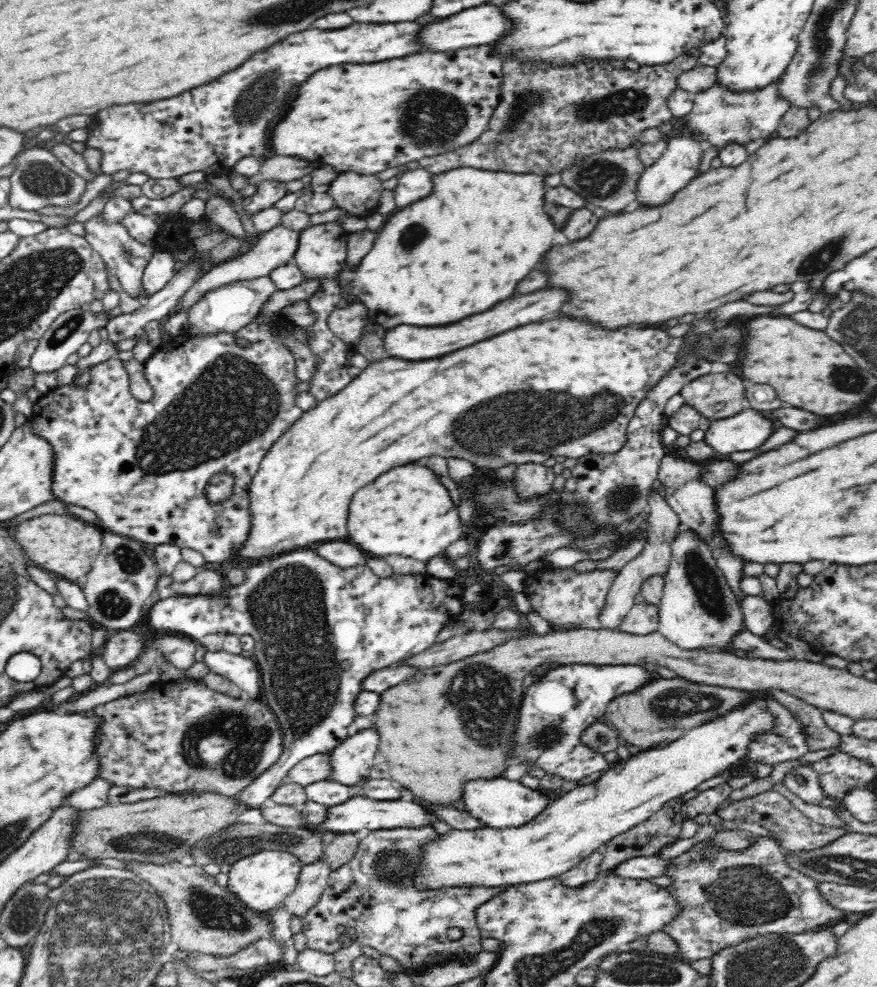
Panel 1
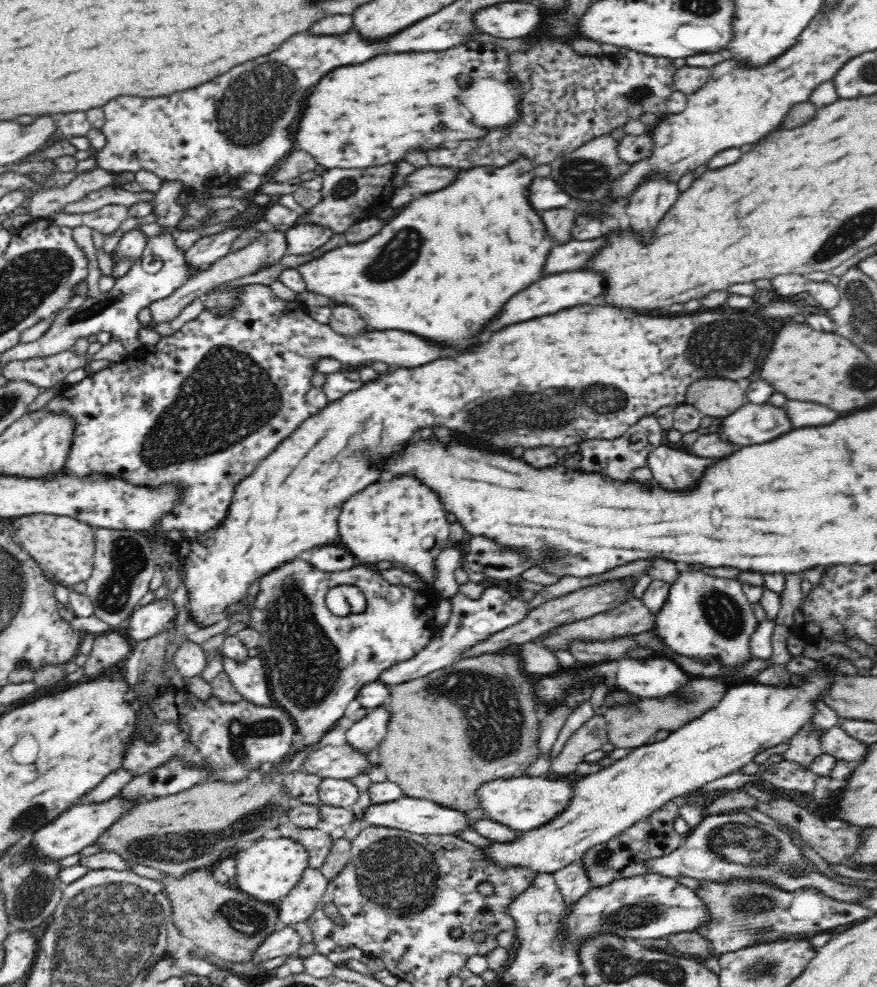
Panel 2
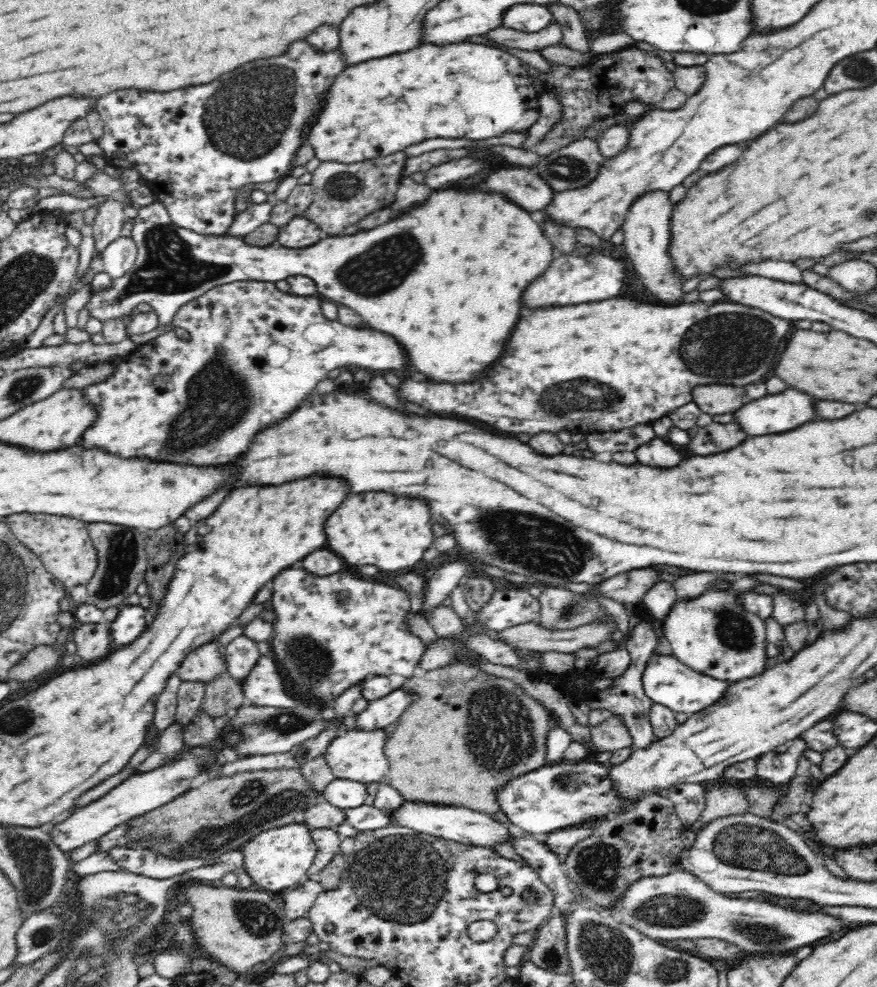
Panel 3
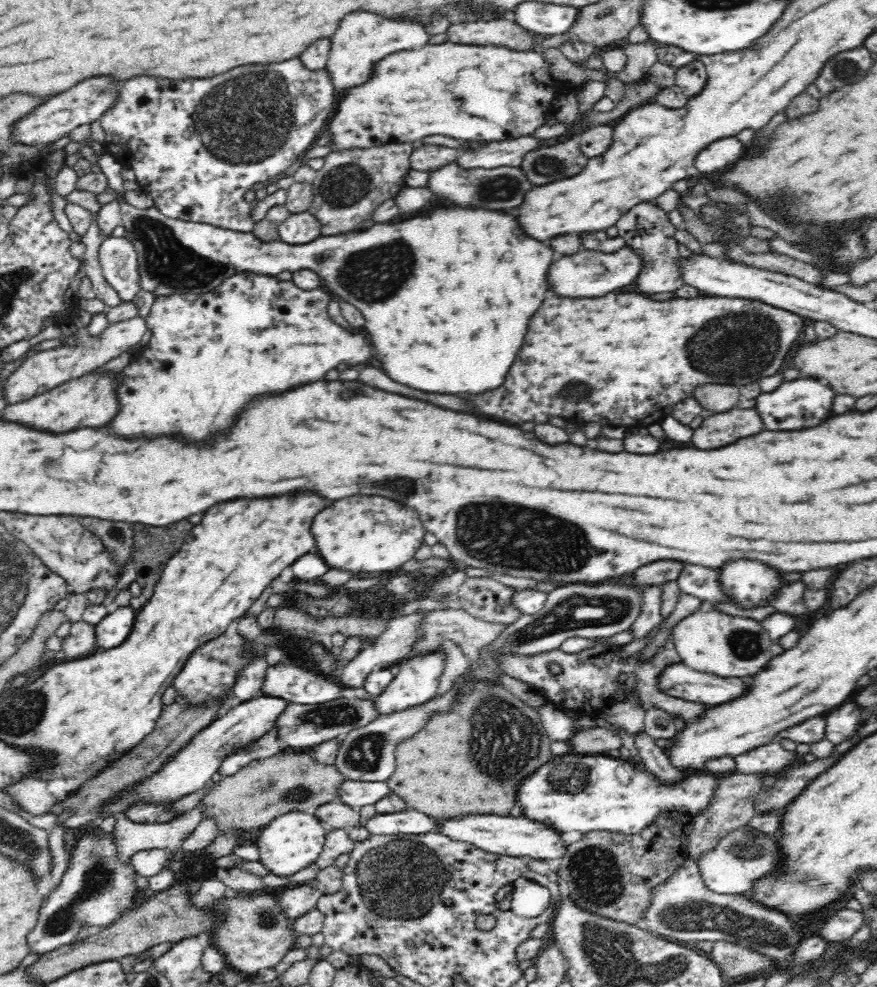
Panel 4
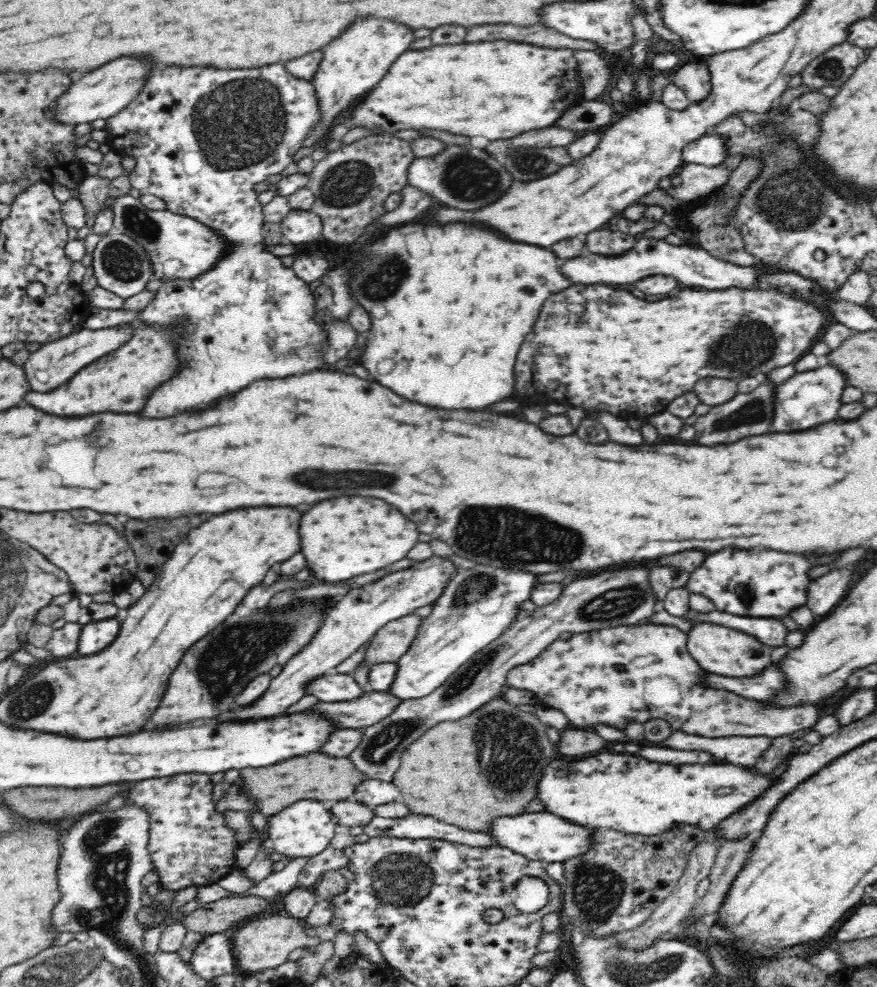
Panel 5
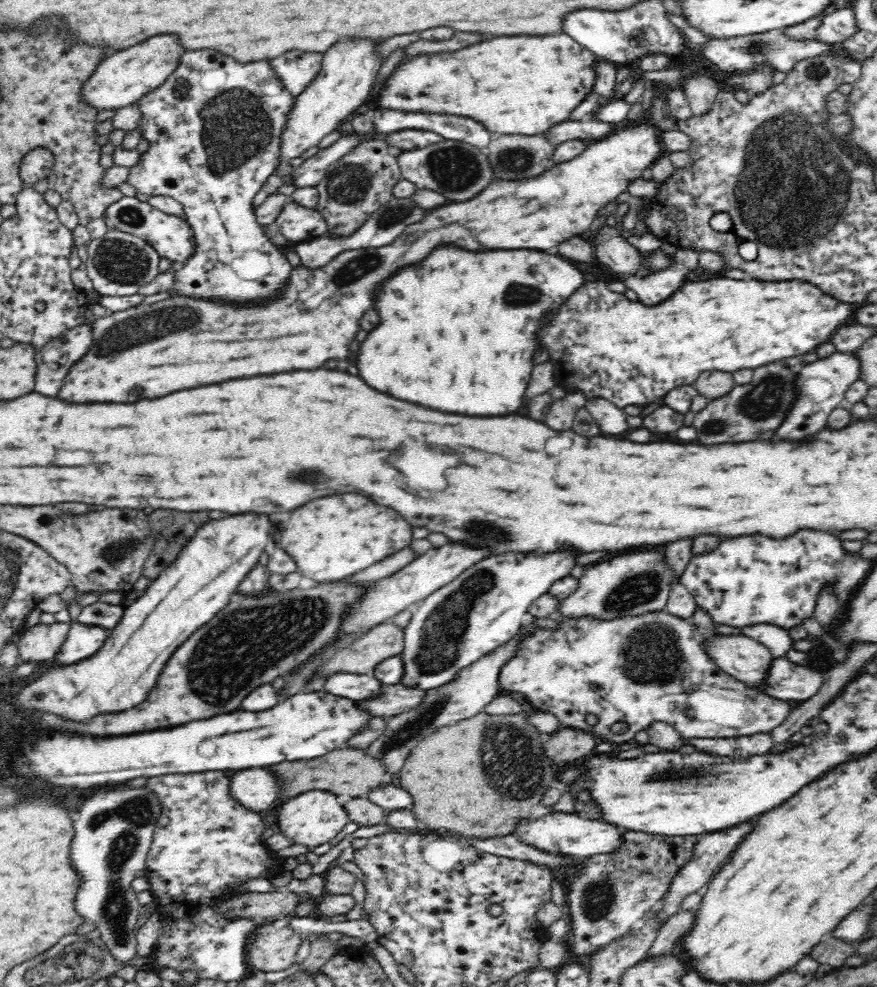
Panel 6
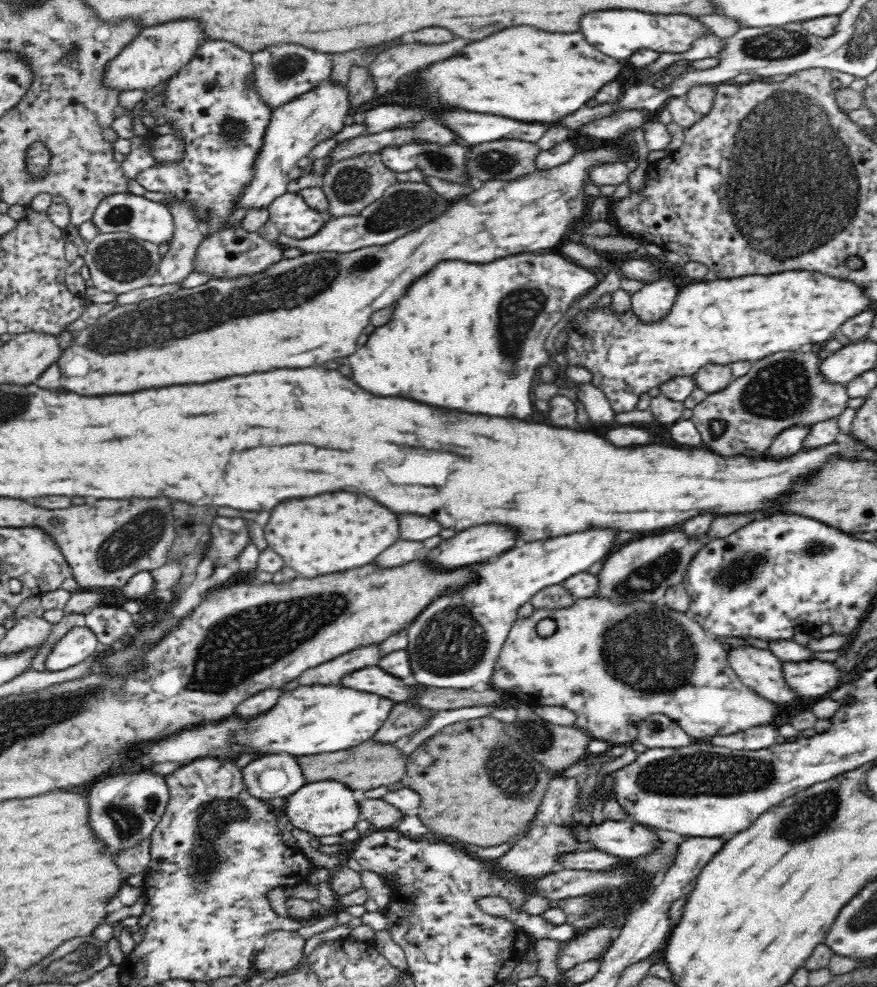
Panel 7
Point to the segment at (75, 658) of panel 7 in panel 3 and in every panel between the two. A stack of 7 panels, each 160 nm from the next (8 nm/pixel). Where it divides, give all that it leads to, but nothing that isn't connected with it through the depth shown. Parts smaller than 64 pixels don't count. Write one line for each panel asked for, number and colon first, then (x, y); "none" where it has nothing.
3: (130, 623)
4: (116, 626)
5: (95, 636)
6: (83, 641)

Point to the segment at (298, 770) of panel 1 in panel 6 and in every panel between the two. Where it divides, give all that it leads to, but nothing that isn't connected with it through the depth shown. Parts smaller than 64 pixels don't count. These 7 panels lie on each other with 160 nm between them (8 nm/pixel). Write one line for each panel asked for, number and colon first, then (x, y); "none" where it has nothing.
2: (340, 762)
3: (354, 754)
4: (366, 754)
5: (611, 598)
6: (634, 584)

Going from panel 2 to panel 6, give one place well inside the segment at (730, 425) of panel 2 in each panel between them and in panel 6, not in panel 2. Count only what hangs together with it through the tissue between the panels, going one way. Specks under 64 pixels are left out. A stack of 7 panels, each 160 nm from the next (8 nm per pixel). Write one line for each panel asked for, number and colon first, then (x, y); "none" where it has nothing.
3: (781, 412)
4: (805, 402)
5: (811, 398)
6: (820, 387)

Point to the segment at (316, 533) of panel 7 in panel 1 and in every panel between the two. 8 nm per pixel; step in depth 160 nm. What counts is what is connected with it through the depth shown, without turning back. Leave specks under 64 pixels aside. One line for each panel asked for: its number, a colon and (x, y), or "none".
1: (408, 511)
2: (401, 520)
3: (391, 532)
4: (356, 534)
5: (346, 537)
6: (331, 538)

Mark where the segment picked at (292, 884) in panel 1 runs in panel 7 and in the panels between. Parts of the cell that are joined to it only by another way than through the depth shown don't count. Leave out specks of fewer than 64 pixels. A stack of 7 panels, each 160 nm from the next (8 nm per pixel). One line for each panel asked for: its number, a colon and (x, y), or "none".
2: (267, 870)
3: (276, 860)
4: (293, 841)
5: (303, 829)
6: (314, 817)
7: (325, 808)

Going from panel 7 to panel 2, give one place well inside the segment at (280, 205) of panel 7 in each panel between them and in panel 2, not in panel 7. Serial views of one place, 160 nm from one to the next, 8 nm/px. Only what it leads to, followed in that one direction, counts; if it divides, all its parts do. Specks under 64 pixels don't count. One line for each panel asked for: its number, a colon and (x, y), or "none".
2: (303, 238)
3: (299, 232)
4: (299, 228)
5: (299, 226)
6: (297, 223)

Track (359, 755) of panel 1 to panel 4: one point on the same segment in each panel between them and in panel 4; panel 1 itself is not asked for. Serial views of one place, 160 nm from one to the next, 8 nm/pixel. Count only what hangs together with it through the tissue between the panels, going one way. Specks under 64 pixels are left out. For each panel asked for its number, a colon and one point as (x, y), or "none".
2: (365, 735)
3: (380, 713)
4: (417, 681)

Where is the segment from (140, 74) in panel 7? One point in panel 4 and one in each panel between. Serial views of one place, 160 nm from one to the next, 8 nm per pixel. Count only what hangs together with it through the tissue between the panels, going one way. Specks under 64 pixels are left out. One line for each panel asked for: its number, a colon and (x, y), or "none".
4: (56, 117)
5: (101, 93)
6: (119, 80)

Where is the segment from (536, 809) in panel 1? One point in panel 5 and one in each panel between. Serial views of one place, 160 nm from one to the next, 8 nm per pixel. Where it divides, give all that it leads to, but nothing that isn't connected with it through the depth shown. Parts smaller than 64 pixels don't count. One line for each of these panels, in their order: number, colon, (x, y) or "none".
2: (523, 803)
3: (557, 795)
4: (609, 794)
5: (631, 795)

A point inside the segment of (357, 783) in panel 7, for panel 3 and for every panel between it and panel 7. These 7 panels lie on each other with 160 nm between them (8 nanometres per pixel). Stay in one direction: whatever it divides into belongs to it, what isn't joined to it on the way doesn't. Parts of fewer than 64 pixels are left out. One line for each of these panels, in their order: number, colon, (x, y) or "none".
3: (222, 814)
4: (290, 780)
5: (314, 775)
6: (348, 771)

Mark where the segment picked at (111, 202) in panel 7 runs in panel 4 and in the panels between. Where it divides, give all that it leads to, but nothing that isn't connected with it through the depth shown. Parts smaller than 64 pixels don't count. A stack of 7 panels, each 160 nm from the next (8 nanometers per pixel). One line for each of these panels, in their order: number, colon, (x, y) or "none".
4: (447, 296)
5: (177, 247)
6: (172, 236)

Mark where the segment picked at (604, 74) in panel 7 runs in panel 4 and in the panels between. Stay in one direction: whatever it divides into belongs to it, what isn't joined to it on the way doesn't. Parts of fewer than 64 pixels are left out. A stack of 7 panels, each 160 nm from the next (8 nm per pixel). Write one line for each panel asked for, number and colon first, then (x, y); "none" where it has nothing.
4: (442, 88)
5: (530, 88)
6: (513, 84)

